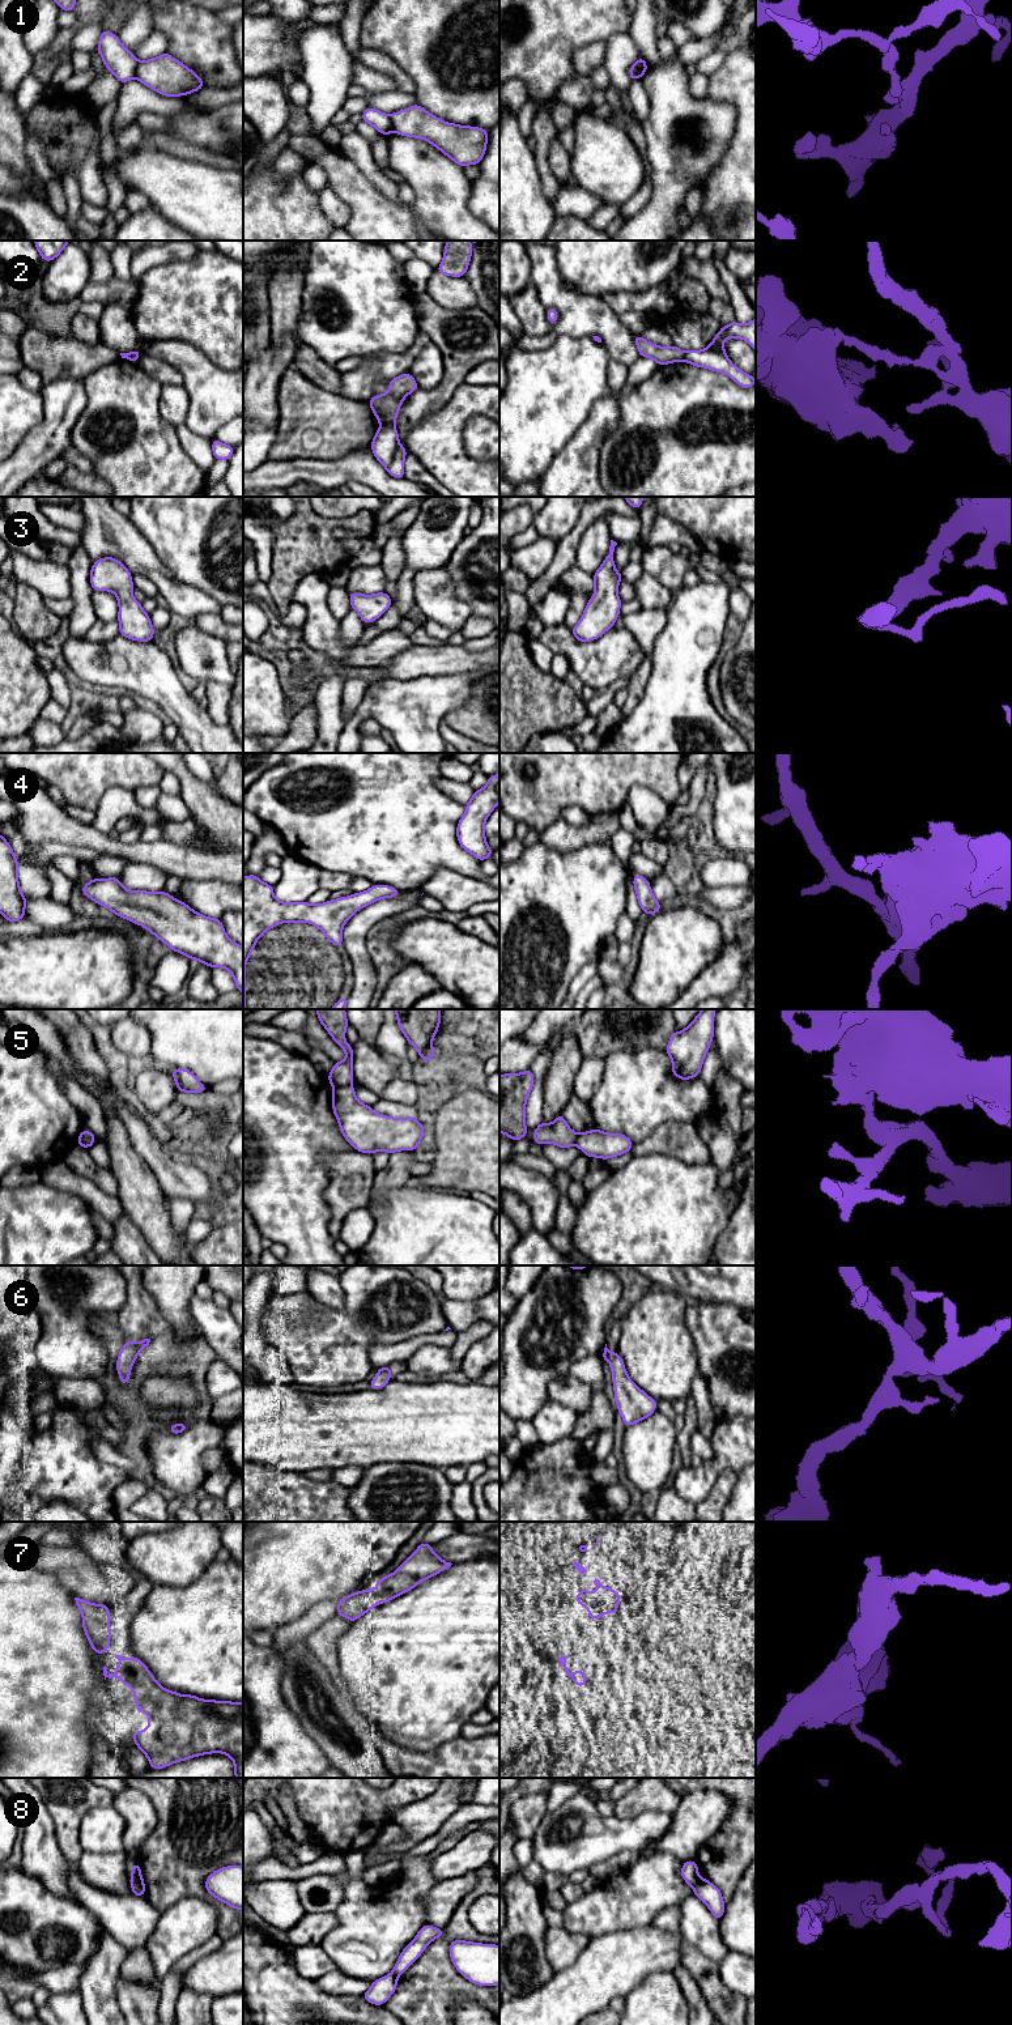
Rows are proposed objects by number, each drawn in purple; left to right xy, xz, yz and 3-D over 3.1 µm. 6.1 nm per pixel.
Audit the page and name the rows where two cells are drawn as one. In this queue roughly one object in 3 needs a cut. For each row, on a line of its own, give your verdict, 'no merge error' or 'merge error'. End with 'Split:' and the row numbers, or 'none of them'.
1: merge error
2: merge error
3: no merge error
4: no merge error
5: merge error
6: no merge error
7: no merge error
8: merge error
Split: 1, 2, 5, 8

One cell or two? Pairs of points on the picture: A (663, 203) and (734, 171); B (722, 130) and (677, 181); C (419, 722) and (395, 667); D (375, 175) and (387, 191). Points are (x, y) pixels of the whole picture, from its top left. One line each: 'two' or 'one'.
A: two
B: one
C: two
D: one

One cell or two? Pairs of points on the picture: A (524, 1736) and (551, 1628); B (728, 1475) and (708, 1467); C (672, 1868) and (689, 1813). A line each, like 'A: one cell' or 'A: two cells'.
A: two cells
B: two cells
C: two cells

